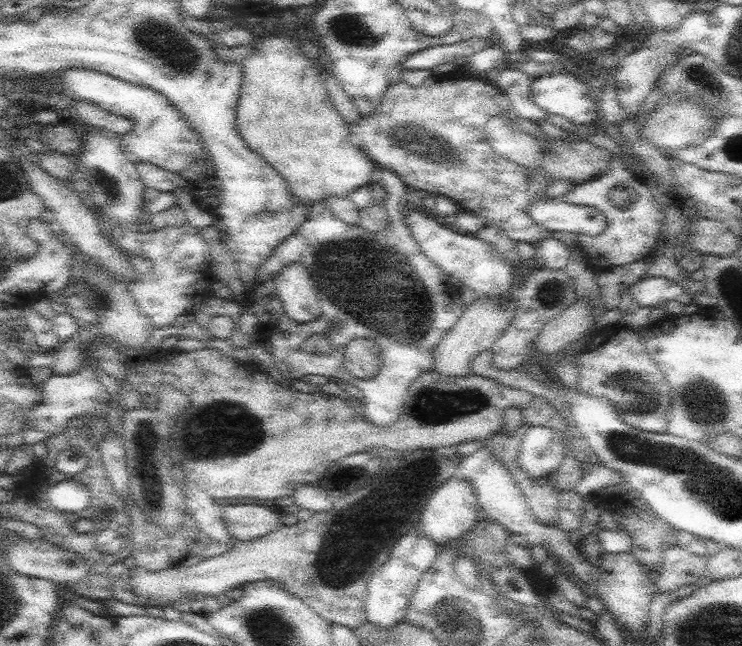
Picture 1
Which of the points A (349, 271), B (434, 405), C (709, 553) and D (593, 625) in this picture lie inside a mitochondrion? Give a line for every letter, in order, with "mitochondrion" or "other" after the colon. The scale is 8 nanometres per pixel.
A: mitochondrion
B: mitochondrion
C: other
D: other

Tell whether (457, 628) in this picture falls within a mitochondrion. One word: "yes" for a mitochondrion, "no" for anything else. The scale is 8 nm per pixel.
yes

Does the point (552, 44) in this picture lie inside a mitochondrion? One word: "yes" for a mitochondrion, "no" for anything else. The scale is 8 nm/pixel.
no

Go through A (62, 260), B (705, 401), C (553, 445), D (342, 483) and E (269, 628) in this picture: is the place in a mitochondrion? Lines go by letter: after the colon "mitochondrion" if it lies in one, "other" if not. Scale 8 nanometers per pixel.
A: other
B: mitochondrion
C: other
D: mitochondrion
E: mitochondrion

